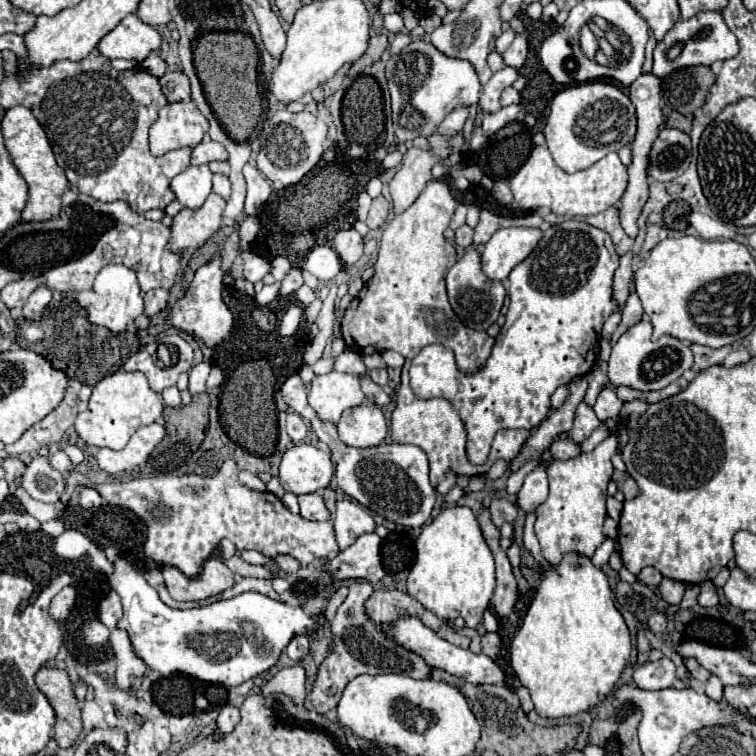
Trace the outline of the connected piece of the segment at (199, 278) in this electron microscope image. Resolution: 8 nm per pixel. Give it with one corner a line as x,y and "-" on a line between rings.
217,252
205,266
201,266
195,272
195,278
187,288
185,296
171,304
169,324
175,326
177,330
199,336
207,346
219,344
223,338
231,334
231,328
233,328
233,314
225,306
221,292
223,292
223,270
221,270
221,254

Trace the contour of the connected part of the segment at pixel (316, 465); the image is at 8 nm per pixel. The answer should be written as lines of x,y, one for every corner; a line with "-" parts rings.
297,444
283,454
279,478
287,492
311,494
325,490
335,474
335,462
329,452
311,444

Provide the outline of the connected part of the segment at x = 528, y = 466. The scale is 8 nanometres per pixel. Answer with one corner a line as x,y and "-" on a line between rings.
527,460
519,470
511,472
511,476
509,476
509,480
507,480
507,492
509,492
509,494
517,494
517,492
521,490
521,484
523,484
525,476
527,476
533,468
535,468
535,462
533,462
533,460

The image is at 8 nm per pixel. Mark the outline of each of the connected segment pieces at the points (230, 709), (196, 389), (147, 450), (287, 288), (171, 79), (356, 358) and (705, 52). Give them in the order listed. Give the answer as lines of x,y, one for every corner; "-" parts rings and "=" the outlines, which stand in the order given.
225,704
221,706
219,710
219,718
217,718
217,732
219,734
227,734
231,732
237,722
239,722
239,708
237,706
231,706
231,704
=
205,362
191,368
191,372
189,372
189,392
191,394
205,392
205,380
209,376
209,370
211,370
211,366
=
161,424
139,428
123,450
115,452
109,448
101,448
97,454
99,468
109,474
121,474
141,468
147,462
149,454
155,450
155,446
163,440
163,436
165,436
165,428
=
293,268
293,270
291,270
291,274
287,274
287,276
285,276
285,280
281,282
281,296
287,296
287,294
297,292
297,288
299,288
299,286
301,286
301,278
299,278
297,270
=
167,72
159,78
169,102
185,102
191,98
191,82
183,72
=
347,350
336,358
334,370
358,376
366,374
366,366
362,356
352,350
=
701,12
685,22
677,22
665,38
657,44
655,54
653,54
653,74
657,76
667,76
669,72
677,68
687,68
687,66
711,66
717,60
727,60
739,54
739,42
737,36
729,30
725,24
721,12

